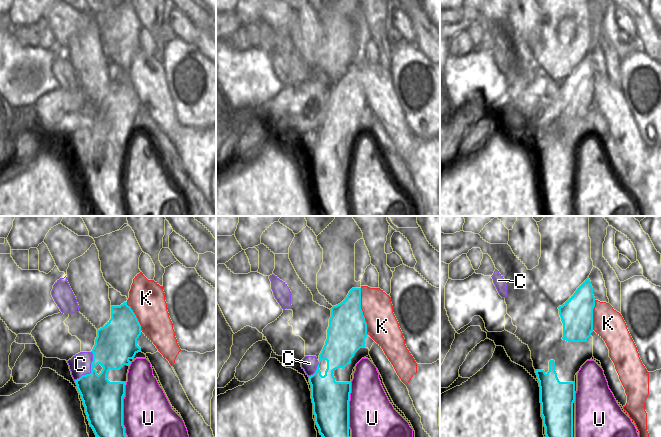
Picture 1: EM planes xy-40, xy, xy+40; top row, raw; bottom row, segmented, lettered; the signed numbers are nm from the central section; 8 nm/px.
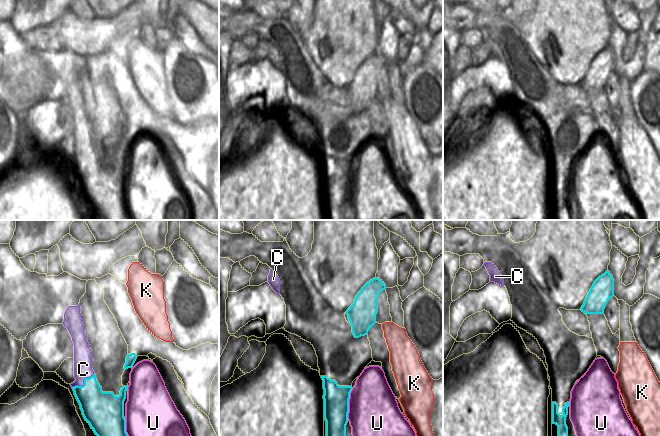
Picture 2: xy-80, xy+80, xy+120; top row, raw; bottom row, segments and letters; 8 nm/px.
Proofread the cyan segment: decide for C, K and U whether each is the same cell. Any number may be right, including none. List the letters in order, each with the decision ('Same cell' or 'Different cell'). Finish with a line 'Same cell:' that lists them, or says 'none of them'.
C: Different cell
K: Different cell
U: Different cell
Same cell: none of them.

